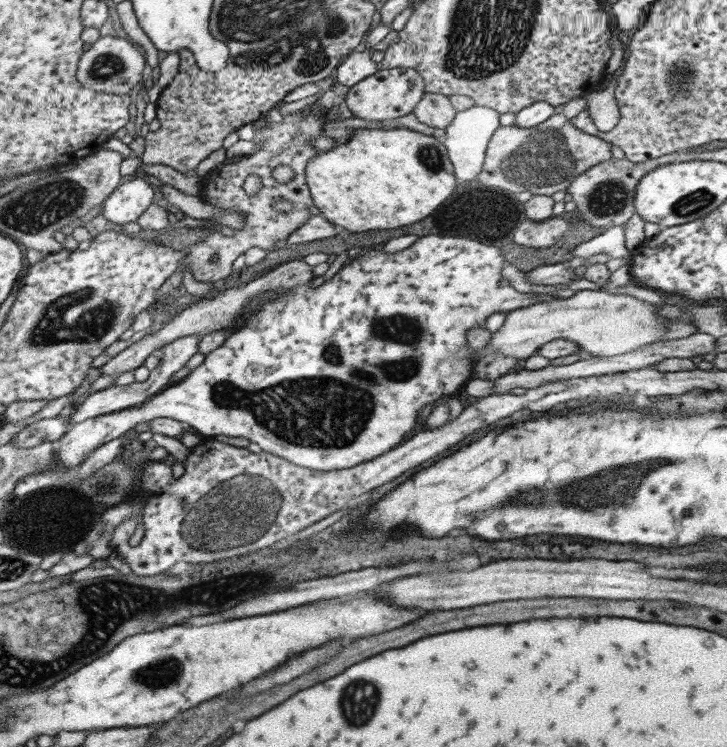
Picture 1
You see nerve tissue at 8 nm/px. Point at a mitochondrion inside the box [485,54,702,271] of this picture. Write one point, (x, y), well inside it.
(543, 159)

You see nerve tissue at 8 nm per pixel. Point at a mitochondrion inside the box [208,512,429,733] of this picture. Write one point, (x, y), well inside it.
(359, 700)

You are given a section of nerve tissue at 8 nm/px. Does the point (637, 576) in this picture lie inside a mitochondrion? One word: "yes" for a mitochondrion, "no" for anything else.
no

